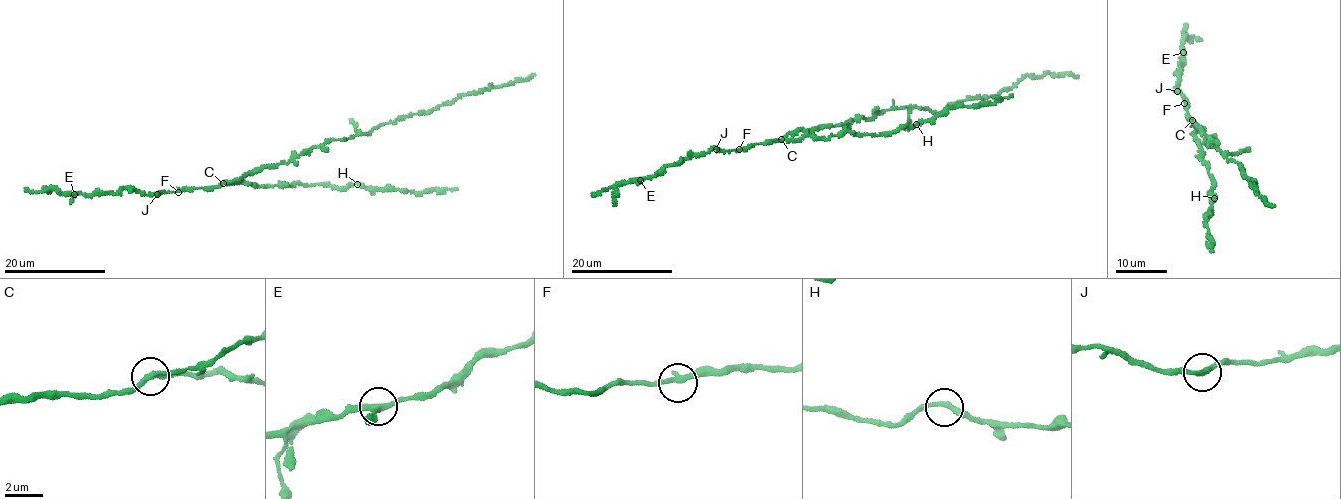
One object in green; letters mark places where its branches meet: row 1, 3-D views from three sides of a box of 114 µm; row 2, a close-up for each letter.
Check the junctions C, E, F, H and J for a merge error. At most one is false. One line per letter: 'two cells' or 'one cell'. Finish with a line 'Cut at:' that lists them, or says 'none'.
C: two cells
E: one cell
F: one cell
H: one cell
J: one cell
Cut at: C

